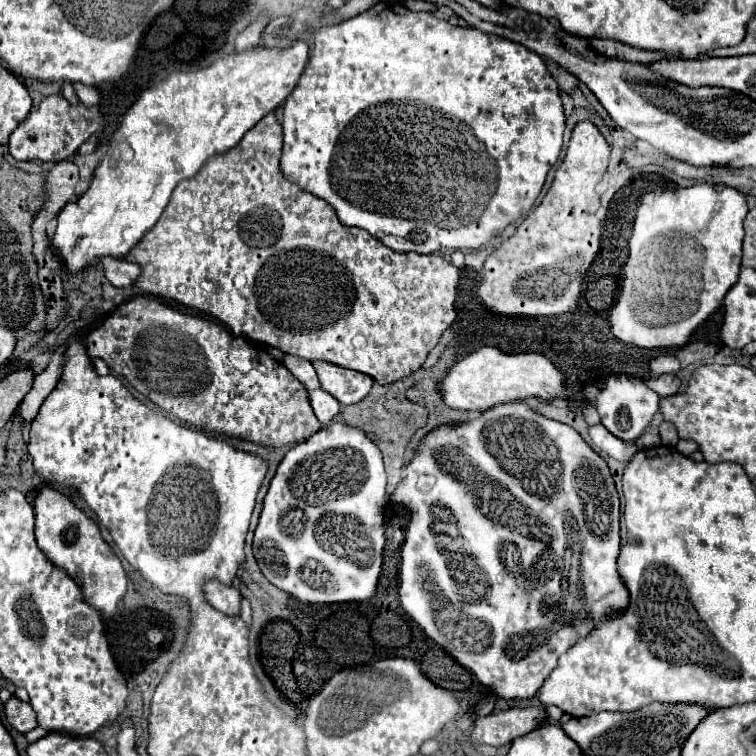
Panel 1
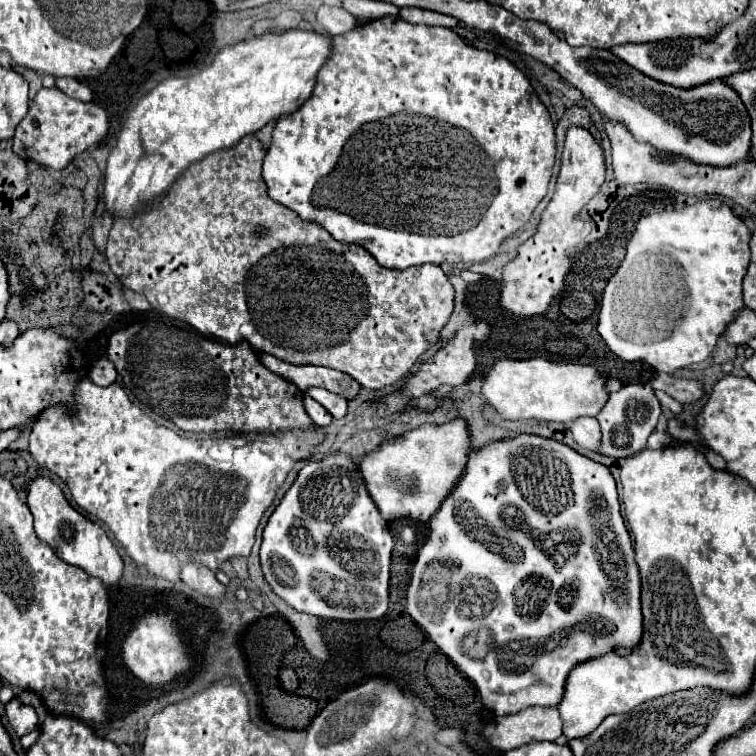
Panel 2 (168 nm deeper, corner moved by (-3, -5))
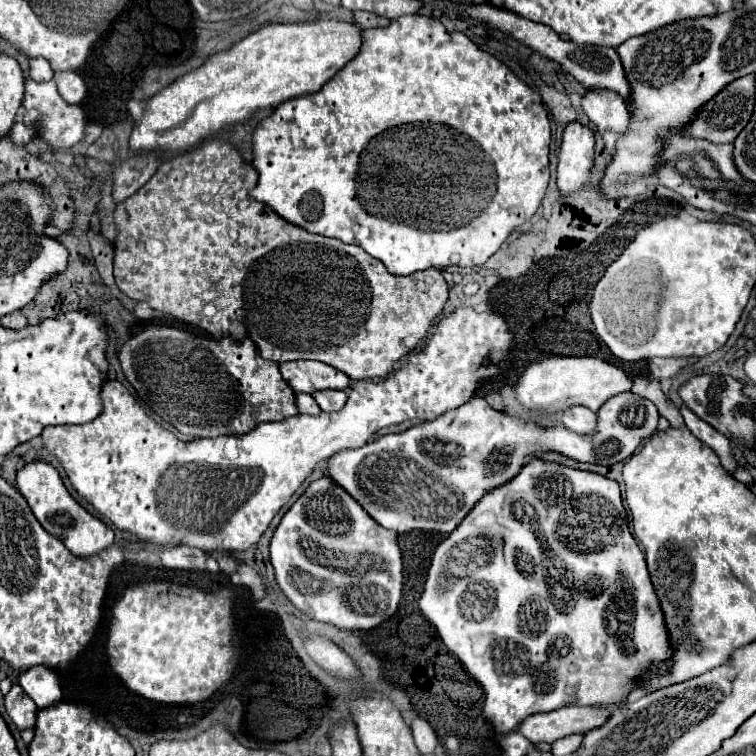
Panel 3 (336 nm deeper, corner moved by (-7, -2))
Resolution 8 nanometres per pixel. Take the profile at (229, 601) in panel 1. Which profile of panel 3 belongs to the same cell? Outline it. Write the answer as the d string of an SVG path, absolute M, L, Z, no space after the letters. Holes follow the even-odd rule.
M188 545L166 547L160 553L160 561L168 569L188 569L188 571L204 571L206 569L206 555L204 555L204 551L188 547Z

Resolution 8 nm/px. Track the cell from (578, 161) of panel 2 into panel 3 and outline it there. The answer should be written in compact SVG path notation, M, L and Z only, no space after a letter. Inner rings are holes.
M572 121L566 125L558 153L558 189L562 193L578 191L590 175L594 163L594 133L588 125Z

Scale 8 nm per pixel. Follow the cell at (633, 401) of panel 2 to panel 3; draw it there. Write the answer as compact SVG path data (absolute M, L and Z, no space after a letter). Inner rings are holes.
M622 393L608 399L600 407L594 435L576 437L576 433L566 429L564 425L540 427L532 421L504 415L502 411L492 409L484 397L472 397L468 403L460 405L454 411L446 411L430 423L420 423L398 435L382 435L380 439L374 439L360 449L334 453L326 463L326 475L338 487L350 493L350 497L354 497L366 509L366 513L370 513L370 517L378 521L378 525L394 533L408 533L412 529L418 529L450 535L488 491L506 485L520 473L526 457L538 457L544 451L554 451L574 461L614 465L628 459L644 439L656 433L658 419L660 415L652 401L636 393Z

